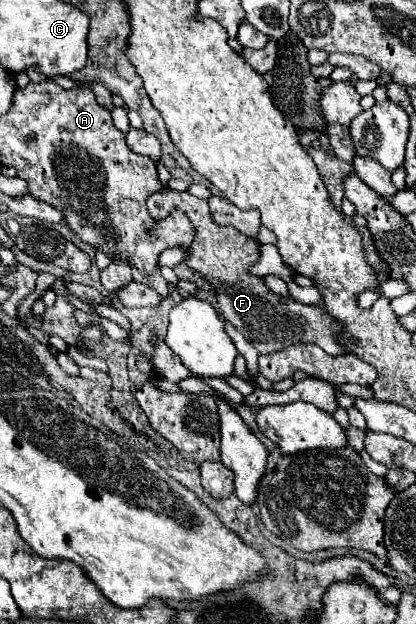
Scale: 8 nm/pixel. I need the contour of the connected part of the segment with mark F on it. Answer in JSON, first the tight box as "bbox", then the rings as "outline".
{"bbox":[147,189,345,355],"outline":[[[163,189],[147,199],[147,209],[153,219],[169,217],[173,209],[183,211],[195,229],[195,239],[187,249],[185,263],[195,273],[201,273],[203,279],[213,287],[217,295],[219,313],[225,321],[229,321],[243,337],[253,343],[253,347],[267,355],[273,351],[281,351],[285,347],[291,347],[293,343],[315,343],[329,355],[345,355],[343,347],[337,345],[339,337],[339,323],[333,321],[321,307],[317,305],[305,305],[301,301],[295,301],[291,295],[275,295],[265,287],[263,277],[255,277],[249,273],[249,267],[259,261],[259,245],[255,239],[247,237],[233,227],[219,227],[213,223],[209,215],[209,207],[205,199],[189,197],[187,191],[171,191]]]}

